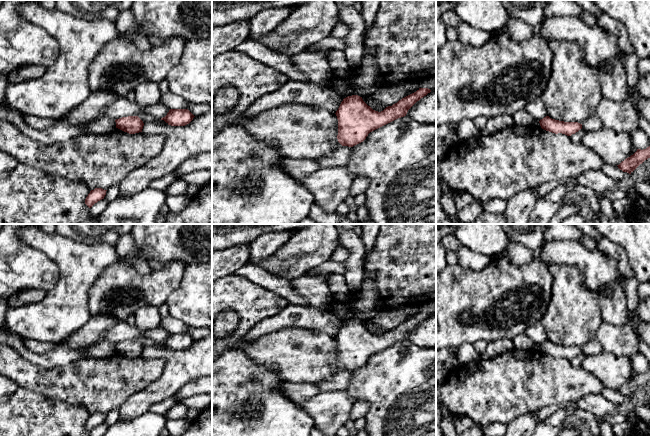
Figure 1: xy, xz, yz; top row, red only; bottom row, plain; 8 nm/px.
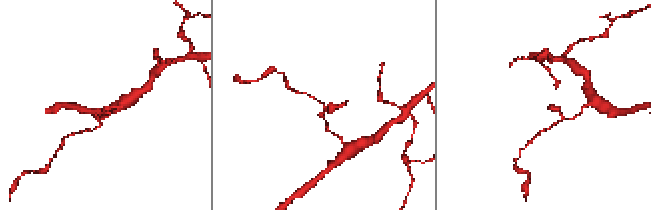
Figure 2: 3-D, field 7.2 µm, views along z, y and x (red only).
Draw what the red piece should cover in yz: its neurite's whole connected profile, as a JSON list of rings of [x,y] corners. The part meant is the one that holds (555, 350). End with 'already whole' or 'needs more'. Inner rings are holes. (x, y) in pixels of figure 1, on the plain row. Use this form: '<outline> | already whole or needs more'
[[[549,340],[544,341],[539,345],[542,353],[558,358],[562,357],[567,360],[575,358],[582,353],[582,348],[578,346],[564,346],[550,342]]] | already whole

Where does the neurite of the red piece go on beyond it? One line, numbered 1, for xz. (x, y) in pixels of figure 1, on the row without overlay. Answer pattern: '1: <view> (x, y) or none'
1: none

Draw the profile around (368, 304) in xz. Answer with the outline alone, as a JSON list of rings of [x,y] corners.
[[[364,276],[362,287],[352,305],[352,310],[355,319],[360,321],[372,319],[383,310],[376,283],[369,276]]]

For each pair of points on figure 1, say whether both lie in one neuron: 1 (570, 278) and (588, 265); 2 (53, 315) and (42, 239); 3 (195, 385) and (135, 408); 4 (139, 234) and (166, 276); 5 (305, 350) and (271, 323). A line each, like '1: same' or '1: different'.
1: different
2: same
3: different
4: different
5: different

